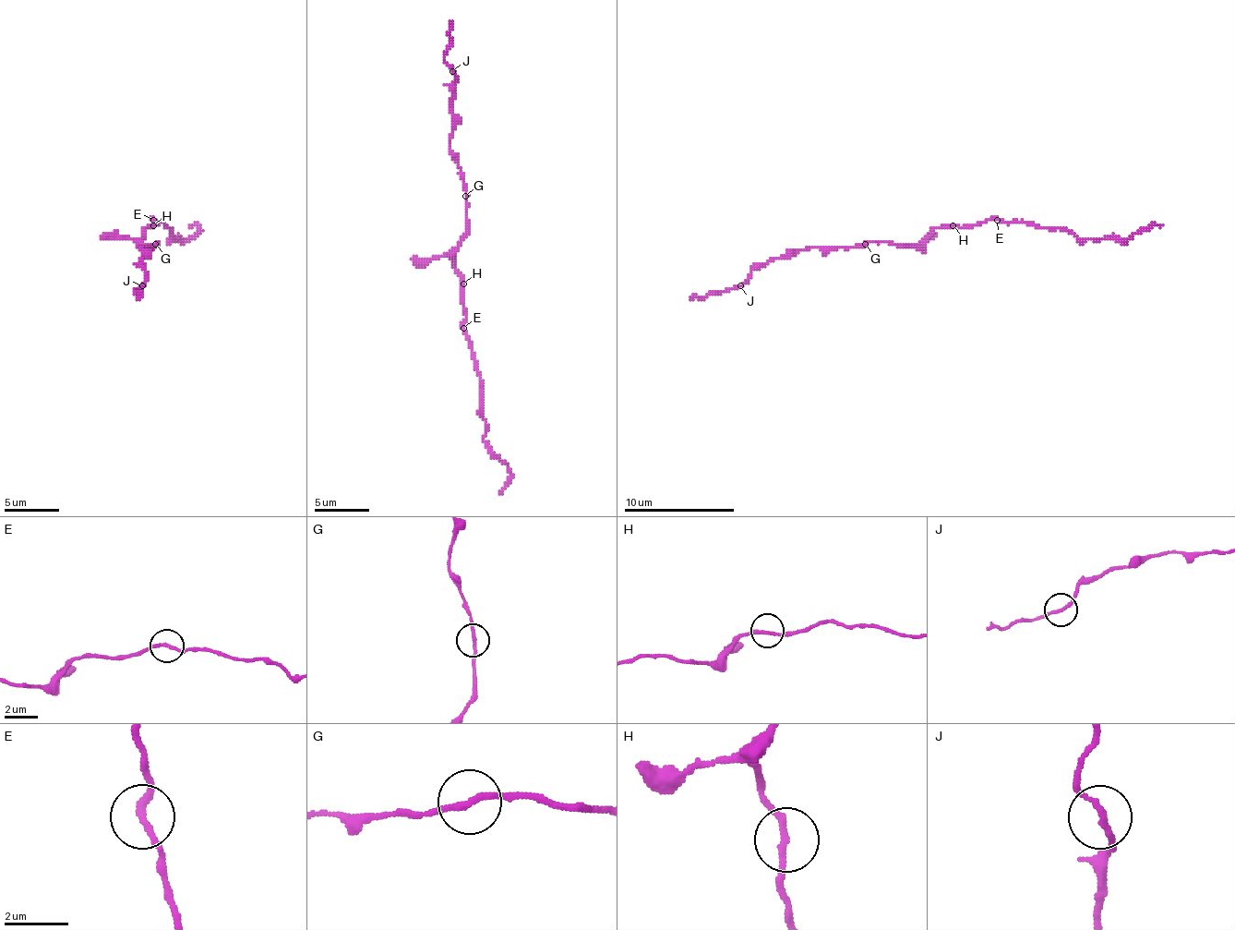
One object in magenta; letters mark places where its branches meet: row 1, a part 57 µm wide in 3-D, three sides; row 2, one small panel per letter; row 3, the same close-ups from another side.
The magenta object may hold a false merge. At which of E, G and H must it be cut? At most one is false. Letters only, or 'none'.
G

